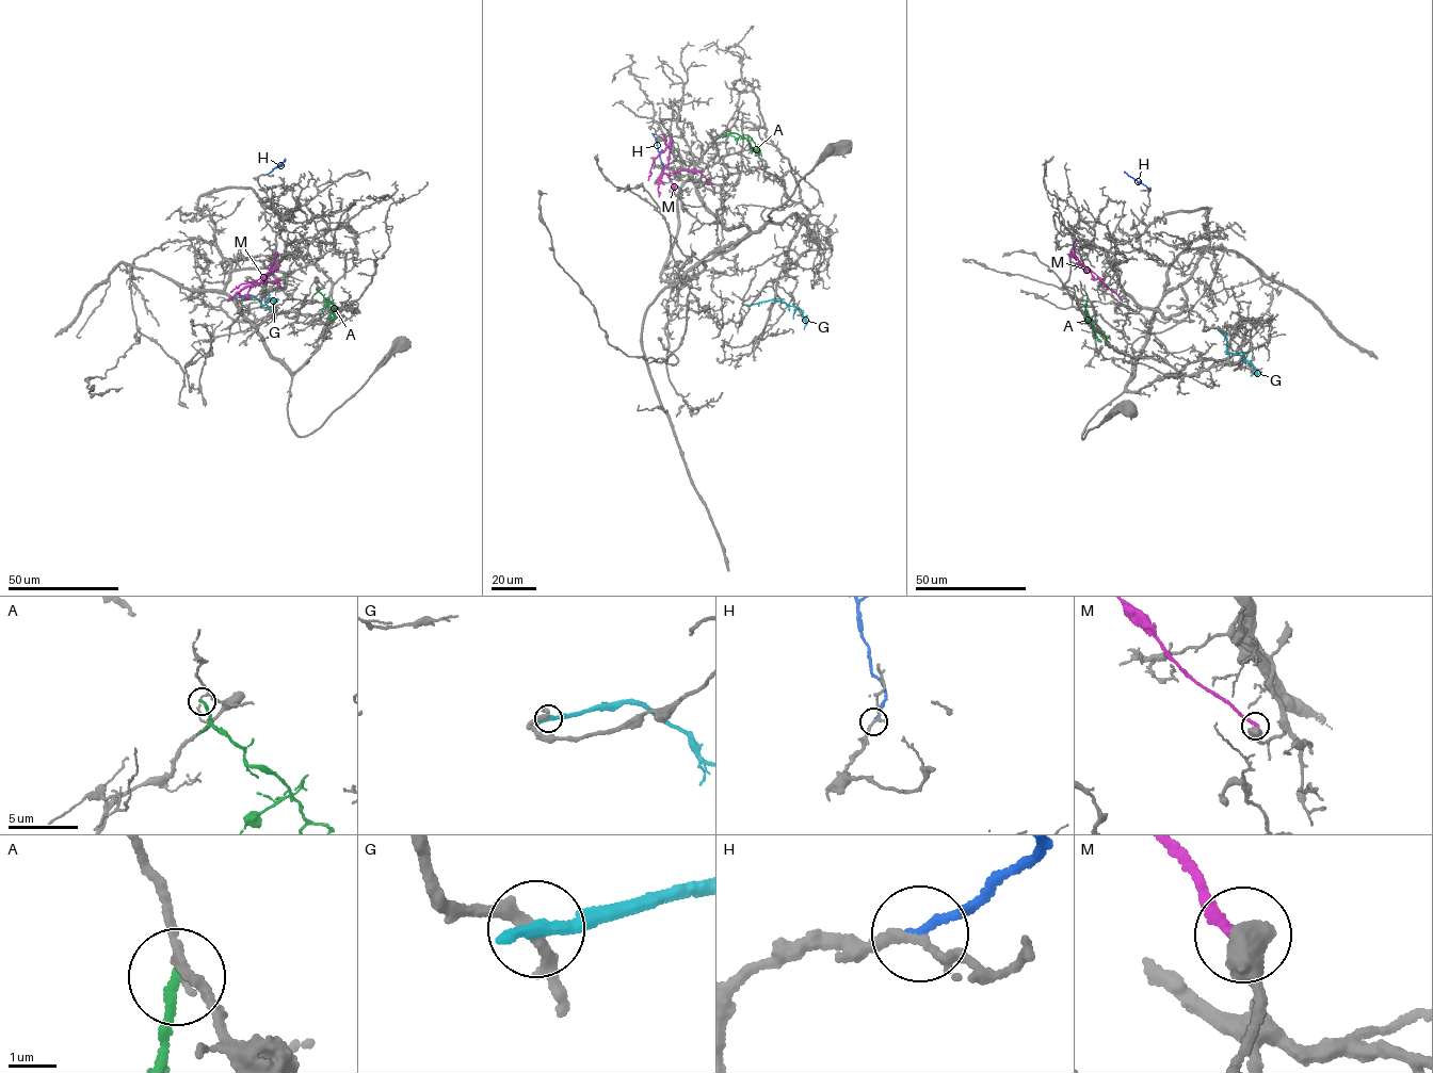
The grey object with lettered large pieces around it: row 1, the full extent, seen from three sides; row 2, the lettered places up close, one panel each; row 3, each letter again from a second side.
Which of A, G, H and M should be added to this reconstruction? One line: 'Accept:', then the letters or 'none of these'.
Accept: H

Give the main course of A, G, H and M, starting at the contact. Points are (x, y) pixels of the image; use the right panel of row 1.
A: (1087, 297), (1084, 311), (1092, 329), (1108, 342)
G: (1219, 330), (1226, 337), (1226, 352), (1241, 355), (1251, 362), (1257, 375), (1261, 372)
H: (1148, 189), (1124, 171)
M: (1120, 297), (1091, 270), (1079, 264), (1075, 256), (1069, 256), (1076, 260)

